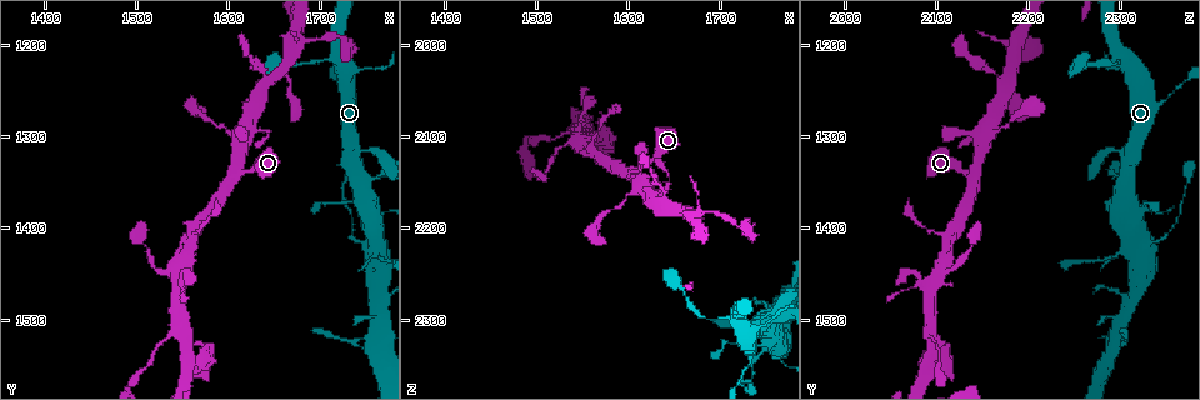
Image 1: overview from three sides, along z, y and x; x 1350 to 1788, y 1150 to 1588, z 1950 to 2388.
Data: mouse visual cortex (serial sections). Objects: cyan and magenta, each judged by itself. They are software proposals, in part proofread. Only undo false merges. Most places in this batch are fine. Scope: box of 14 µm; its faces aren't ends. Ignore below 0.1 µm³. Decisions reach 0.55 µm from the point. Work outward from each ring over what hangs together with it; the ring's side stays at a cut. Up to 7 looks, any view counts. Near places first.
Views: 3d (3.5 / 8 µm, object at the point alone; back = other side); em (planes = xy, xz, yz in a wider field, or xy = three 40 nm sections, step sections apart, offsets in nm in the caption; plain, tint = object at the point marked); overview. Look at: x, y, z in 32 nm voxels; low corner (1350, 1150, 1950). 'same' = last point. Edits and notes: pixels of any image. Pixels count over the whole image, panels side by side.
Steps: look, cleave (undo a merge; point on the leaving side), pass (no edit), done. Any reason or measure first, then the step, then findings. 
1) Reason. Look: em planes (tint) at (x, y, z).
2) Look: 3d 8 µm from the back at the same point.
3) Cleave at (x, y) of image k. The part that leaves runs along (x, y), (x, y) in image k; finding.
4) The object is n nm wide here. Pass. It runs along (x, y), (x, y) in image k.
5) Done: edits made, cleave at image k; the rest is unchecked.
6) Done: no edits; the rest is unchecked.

Three-way junction. Look: 3d 3.5 µm at (1535, 1450, 2105).

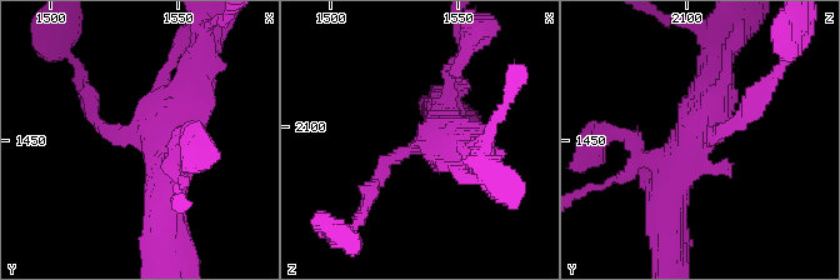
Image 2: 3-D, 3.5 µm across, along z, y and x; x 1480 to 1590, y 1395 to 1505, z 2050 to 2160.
Need the tissue. Look: em xy step 3 (tint) at (1535, 1447, 2106).

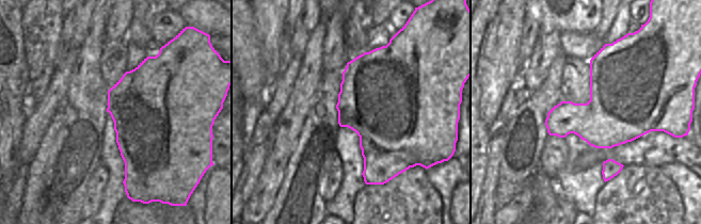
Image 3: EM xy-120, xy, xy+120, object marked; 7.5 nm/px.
Pass. It runs along (718, 61), (708, 110), (666, 206) in image 2; all the same cell.

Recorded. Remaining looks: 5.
Thin neck. Look: 3d 3.5 µm at (1755, 1345, 2300).

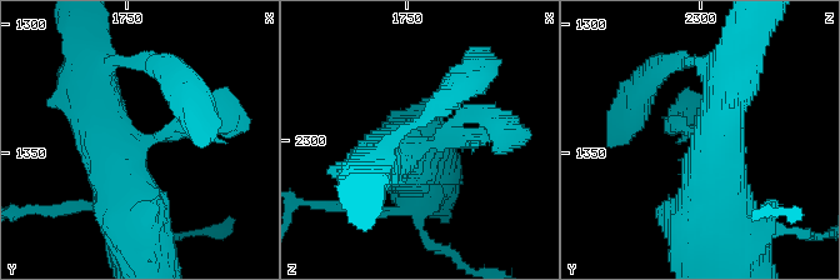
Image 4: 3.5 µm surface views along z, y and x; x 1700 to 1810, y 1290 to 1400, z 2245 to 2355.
Shape alone is not enough. Look: em xy step 5 (plain) at (1754, 1348, 2303).

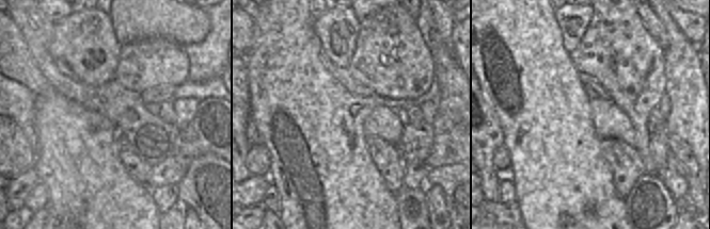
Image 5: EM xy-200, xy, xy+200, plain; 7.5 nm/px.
Look: em xy step 5 (tint) at the same point.

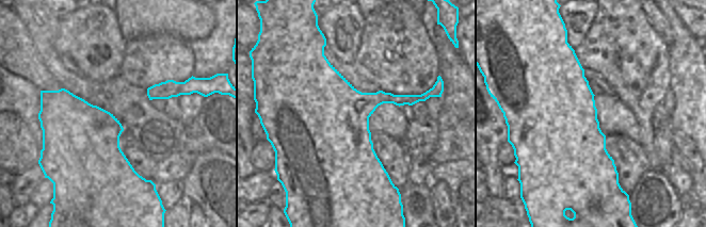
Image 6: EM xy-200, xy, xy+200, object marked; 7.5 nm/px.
Pass. It runs along (84, 84), (138, 206), (138, 234) in image 4; continuous, no second cell.

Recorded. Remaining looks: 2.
Look: 3d 3.5 µm at (1750, 1415, 2330).

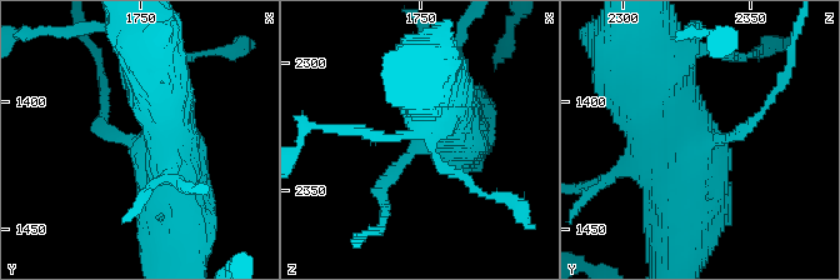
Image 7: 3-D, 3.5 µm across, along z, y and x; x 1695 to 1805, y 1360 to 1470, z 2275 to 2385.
Need the tissue. Look: em xy step 2 (tint) at (1751, 1417, 2333).

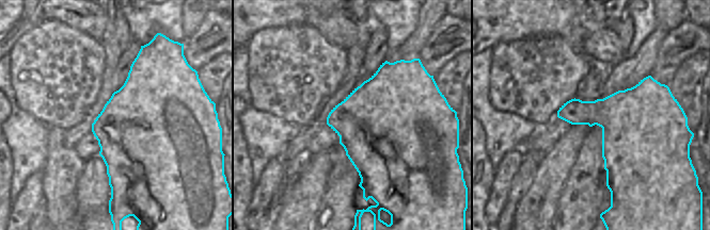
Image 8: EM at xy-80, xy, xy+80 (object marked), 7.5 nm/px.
Pass. It runs along (644, 89), (689, 116), (695, 228) in image 7; all the same cell.

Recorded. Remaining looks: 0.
Done: no edits; the rest is unchecked.

